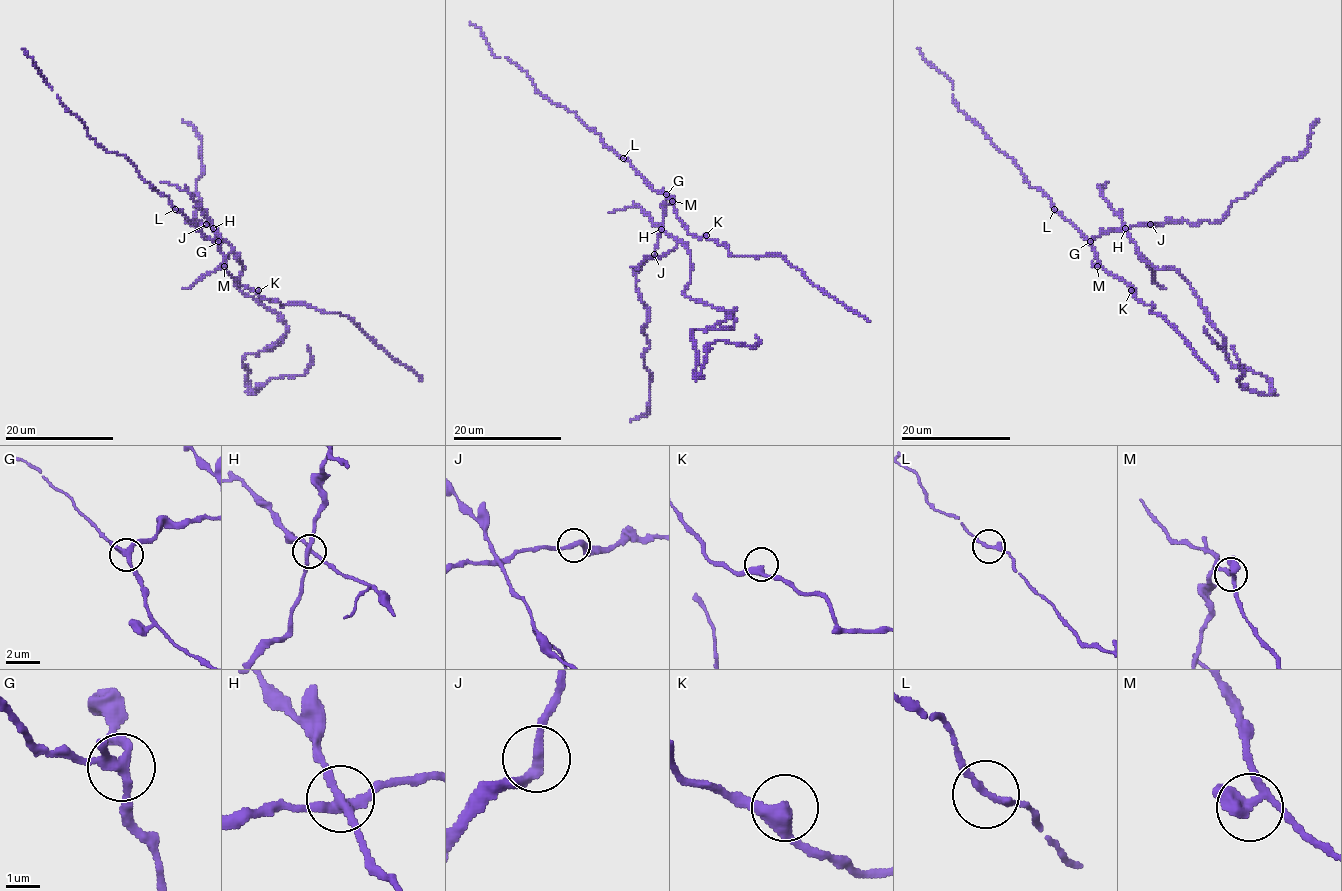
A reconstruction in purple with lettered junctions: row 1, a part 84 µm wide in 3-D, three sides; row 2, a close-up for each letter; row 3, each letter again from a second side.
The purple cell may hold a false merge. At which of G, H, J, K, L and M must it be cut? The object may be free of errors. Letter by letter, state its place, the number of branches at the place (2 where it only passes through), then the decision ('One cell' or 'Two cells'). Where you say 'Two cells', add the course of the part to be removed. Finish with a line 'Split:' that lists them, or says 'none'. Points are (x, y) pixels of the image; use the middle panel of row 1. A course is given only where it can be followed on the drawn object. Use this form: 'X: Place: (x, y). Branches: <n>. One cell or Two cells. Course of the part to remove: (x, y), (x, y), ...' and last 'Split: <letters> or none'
G: Place: (666, 194). Branches: 4. One cell
H: Place: (661, 229). Branches: 4. Two cells. Course of the part to remove: (661, 229), (691, 257), (684, 295), (733, 318), (691, 334), (695, 374), (709, 344), (752, 348), (755, 335)
J: Place: (654, 254). Branches: 2. One cell
K: Place: (706, 235). Branches: 2. One cell
L: Place: (623, 158). Branches: 2. One cell
M: Place: (672, 201). Branches: 2. One cell
Split: H

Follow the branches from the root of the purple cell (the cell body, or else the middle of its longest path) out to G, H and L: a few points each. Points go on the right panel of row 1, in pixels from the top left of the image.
G: (1134, 241), (1124, 229), (1104, 230), (1090, 241)
H: (1134, 241), (1125, 228)
L: (1134, 241), (1124, 229), (1104, 230), (1088, 240), (1054, 209)

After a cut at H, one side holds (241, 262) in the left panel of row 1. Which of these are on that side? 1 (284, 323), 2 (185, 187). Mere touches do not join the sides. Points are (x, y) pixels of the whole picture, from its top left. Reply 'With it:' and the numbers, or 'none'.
With it: 1, 2

